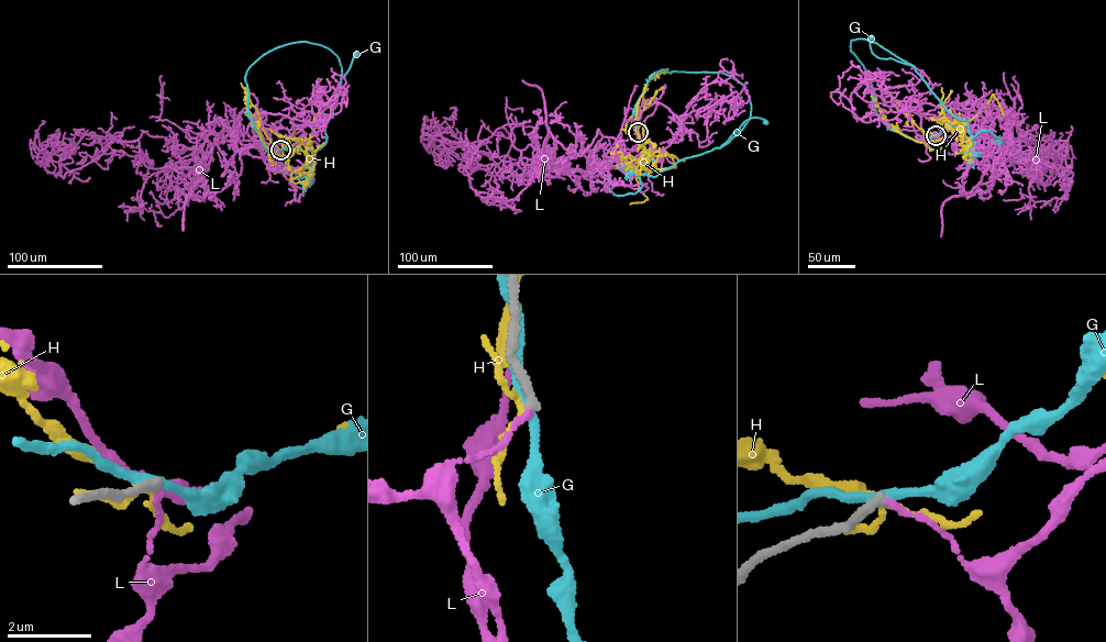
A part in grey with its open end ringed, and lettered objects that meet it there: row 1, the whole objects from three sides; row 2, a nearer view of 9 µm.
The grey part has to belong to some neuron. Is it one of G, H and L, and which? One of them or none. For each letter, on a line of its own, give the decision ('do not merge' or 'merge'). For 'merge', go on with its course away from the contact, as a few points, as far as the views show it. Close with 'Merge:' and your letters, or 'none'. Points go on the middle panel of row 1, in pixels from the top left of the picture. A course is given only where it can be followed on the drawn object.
G: do not merge
H: do not merge
L: do not merge
Merge: none

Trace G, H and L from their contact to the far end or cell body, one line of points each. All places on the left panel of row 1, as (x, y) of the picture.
G: (279, 150), (265, 147), (252, 122), (247, 69), (271, 51), (307, 42), (339, 57), (338, 87), (356, 54)
H: (279, 150), (272, 142), (286, 156), (292, 146), (283, 151), (290, 180), (308, 183)
L: (279, 150), (265, 112), (262, 152), (208, 194), (205, 169), (148, 167), (137, 140), (47, 172), (93, 134)

